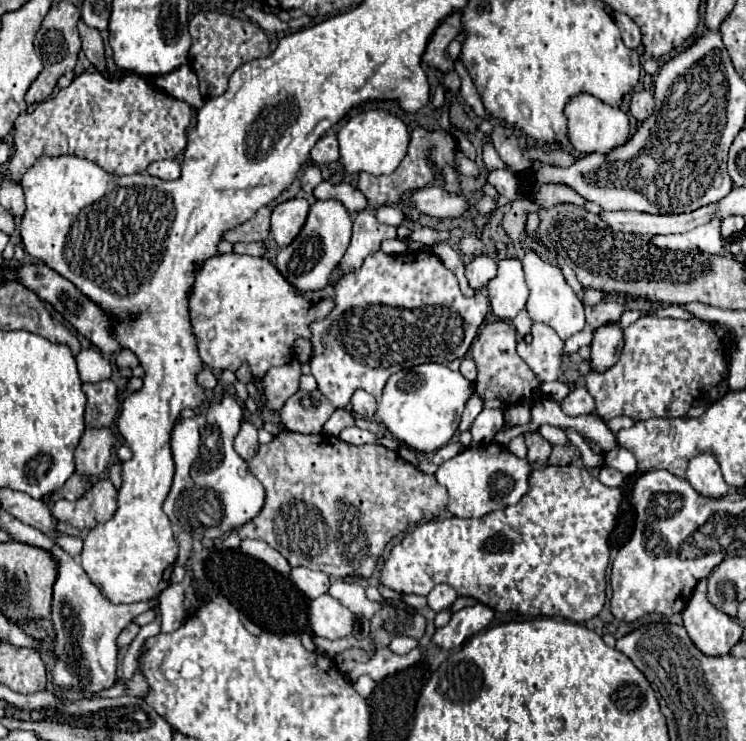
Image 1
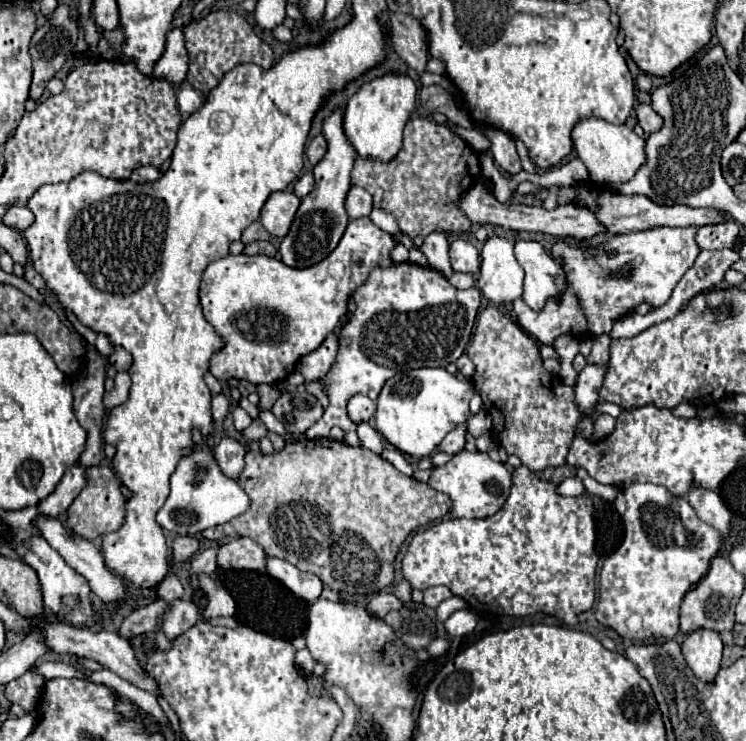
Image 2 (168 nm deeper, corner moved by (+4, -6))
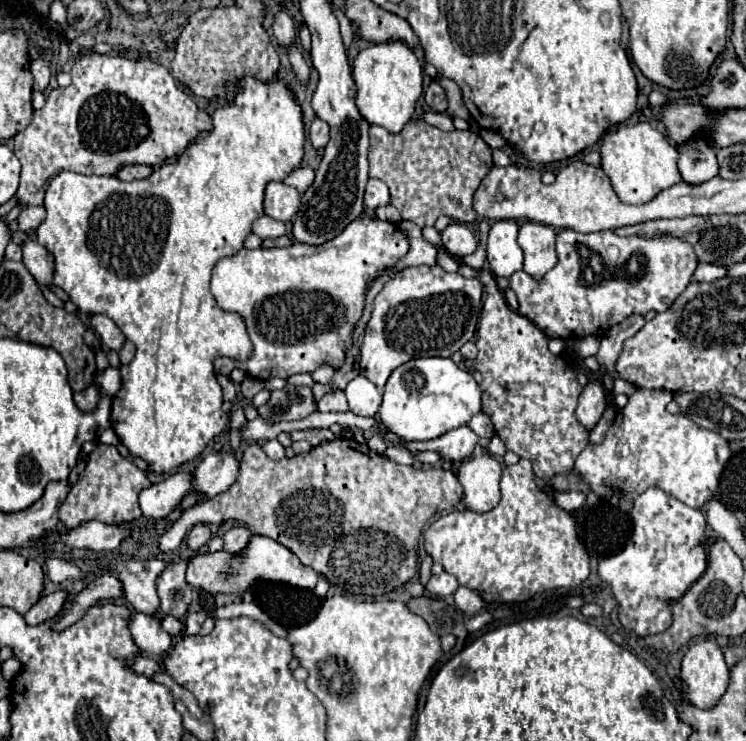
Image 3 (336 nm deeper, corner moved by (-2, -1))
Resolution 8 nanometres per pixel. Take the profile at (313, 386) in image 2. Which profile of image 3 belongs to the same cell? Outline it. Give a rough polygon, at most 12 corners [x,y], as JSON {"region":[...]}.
{"region":[[342,391],[326,393],[320,411],[348,411]]}

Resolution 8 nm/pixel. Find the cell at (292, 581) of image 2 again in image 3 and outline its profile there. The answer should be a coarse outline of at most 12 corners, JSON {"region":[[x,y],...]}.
{"region":[[252,535],[244,555],[200,549],[186,581],[242,595],[256,581],[314,589],[318,573],[282,543]]}

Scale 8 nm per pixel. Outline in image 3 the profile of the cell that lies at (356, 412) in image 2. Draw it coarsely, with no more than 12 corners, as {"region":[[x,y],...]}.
{"region":[[356,375],[344,393],[350,411],[374,417],[382,395],[364,375]]}

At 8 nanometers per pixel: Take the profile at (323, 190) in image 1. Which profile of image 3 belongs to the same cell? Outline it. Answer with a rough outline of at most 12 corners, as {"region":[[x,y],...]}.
{"region":[[368,179],[364,205],[376,209],[390,203],[386,183]]}

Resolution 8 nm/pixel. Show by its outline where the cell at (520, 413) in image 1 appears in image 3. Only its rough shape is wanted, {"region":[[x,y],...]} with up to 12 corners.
{"region":[[636,389],[574,473],[622,511],[648,487],[700,509],[728,441]]}

